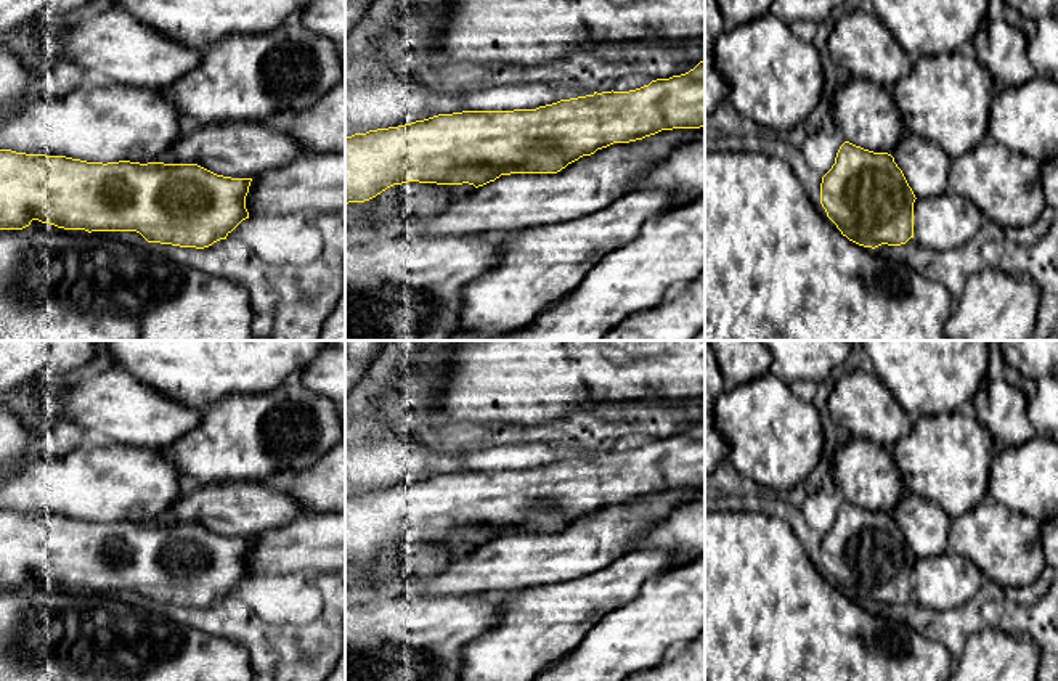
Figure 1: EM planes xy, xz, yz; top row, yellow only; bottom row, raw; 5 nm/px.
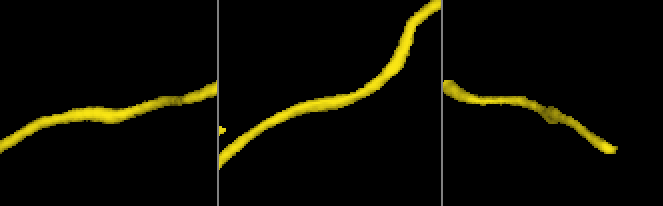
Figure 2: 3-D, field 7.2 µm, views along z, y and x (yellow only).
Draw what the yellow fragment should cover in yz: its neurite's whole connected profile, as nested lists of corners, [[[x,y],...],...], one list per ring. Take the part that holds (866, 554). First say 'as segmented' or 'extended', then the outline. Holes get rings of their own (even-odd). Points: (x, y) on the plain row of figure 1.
extended; [[[907,490],[901,495],[891,514],[873,512],[844,501],[836,512],[835,524],[822,536],[820,564],[827,577],[849,601],[872,609],[881,604],[901,606],[914,597],[914,562],[920,557],[947,553],[949,530],[950,517],[939,506]]]

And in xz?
extended; [[[705,421],[686,434],[657,438],[629,451],[594,451],[592,455],[560,459],[536,469],[462,471],[438,474],[411,483],[369,490],[345,498],[345,564],[364,562],[393,544],[408,541],[437,544],[474,544],[475,549],[443,567],[430,578],[419,578],[400,569],[376,573],[360,585],[352,599],[397,596],[427,597],[443,594],[511,593],[546,583],[564,583],[608,567],[629,553],[649,528],[689,503],[705,488]]]

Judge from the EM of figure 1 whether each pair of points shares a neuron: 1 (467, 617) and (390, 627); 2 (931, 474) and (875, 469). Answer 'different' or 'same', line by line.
1: same
2: different

